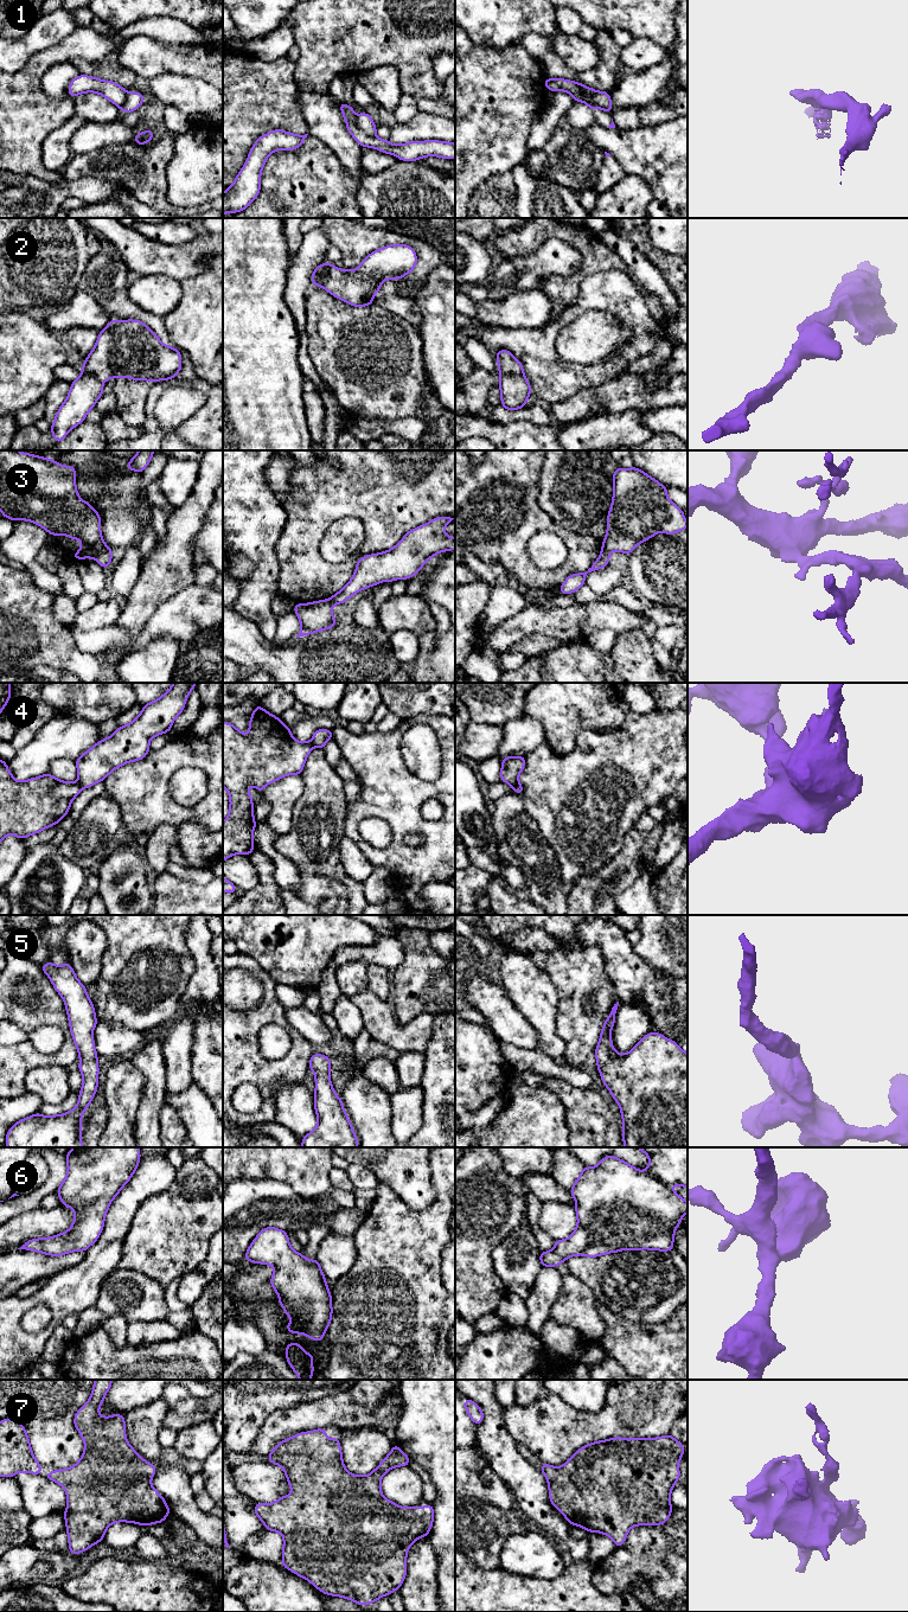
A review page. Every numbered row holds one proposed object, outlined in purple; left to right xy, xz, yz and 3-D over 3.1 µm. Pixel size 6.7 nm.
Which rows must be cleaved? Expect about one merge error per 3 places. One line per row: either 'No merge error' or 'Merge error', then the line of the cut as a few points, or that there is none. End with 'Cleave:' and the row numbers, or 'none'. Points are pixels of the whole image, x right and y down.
1: Merge error. Split along xz (356, 116), (356, 125), (365, 133), (375, 136)
2: No merge error. No split
3: Merge error. Split along xy (106, 545), (93, 557)
4: Merge error. Split along xy (76, 782), (82, 787)
5: No merge error. No split
6: No merge error. No split
7: No merge error. No split
Cleave: 1, 3, 4

